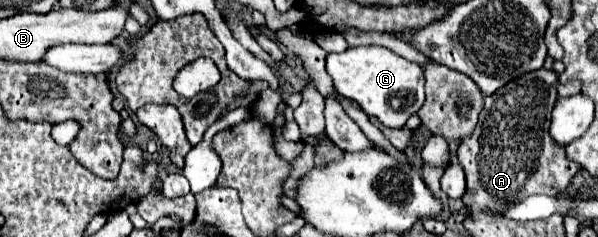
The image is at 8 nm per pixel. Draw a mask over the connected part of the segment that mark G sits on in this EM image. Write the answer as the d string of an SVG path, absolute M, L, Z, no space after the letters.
M350 47L344 53L330 53L326 57L326 71L342 97L352 99L368 117L376 117L390 129L402 129L408 117L418 113L424 103L424 69L386 47Z

